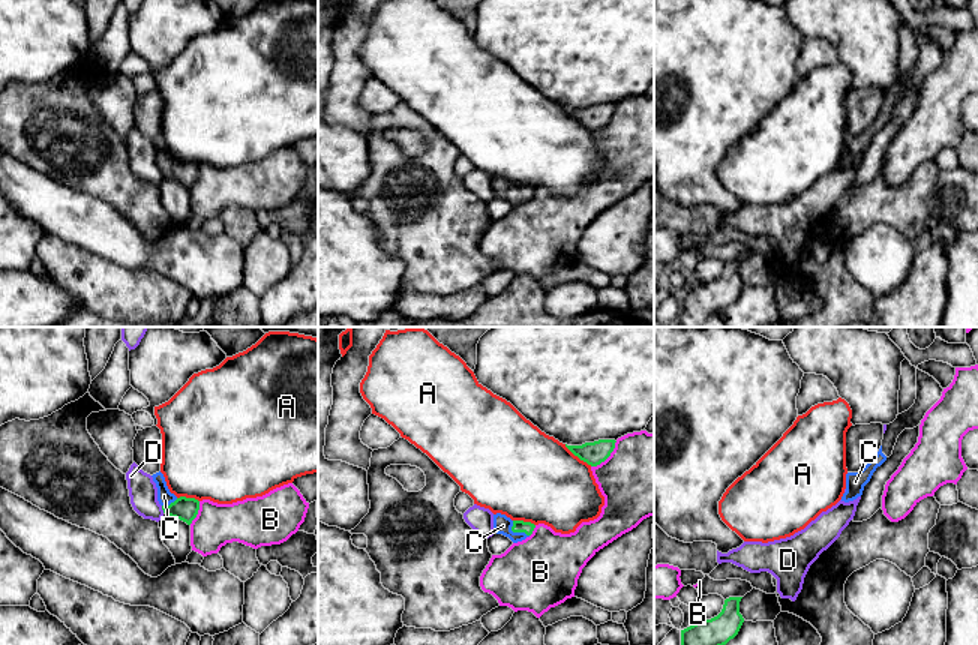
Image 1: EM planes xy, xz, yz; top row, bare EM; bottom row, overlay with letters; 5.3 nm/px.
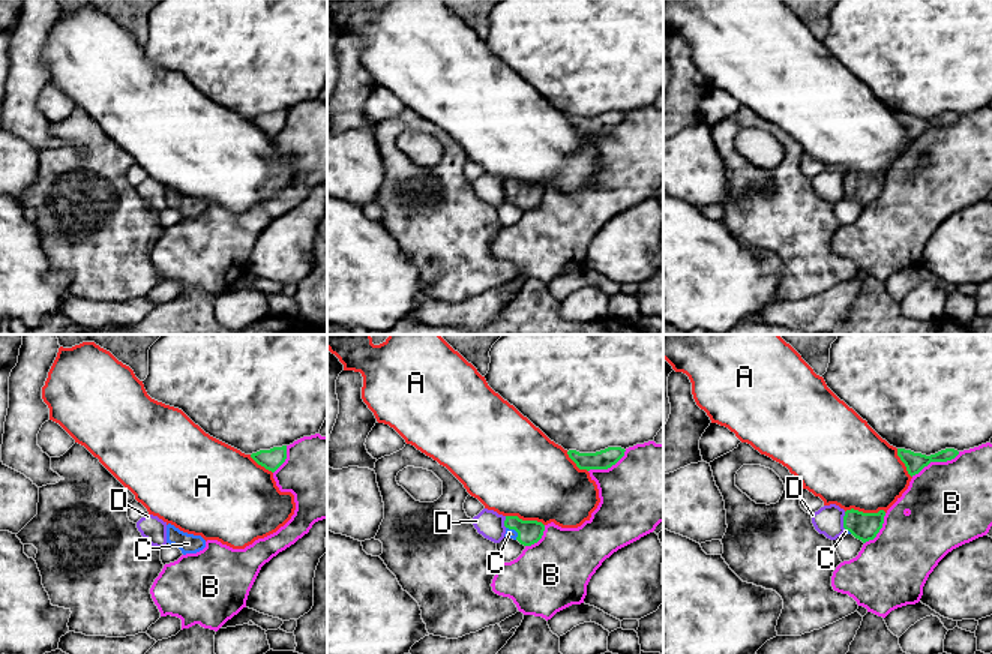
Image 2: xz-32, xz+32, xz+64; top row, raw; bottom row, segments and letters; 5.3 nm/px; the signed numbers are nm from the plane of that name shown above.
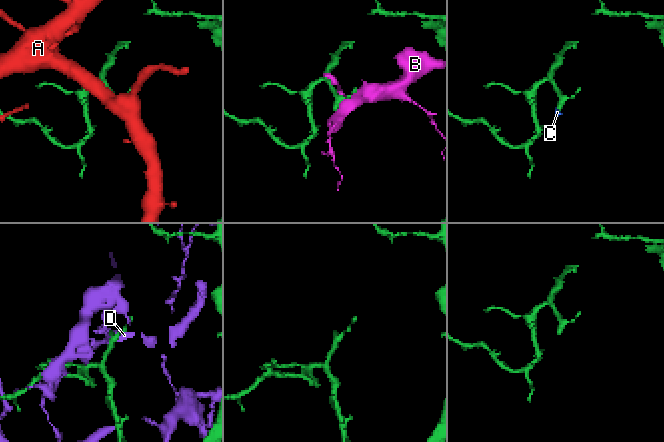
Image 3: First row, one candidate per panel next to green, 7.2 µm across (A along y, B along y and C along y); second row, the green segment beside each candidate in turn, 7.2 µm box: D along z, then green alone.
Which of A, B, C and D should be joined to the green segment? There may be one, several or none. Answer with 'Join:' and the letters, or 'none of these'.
Join: C

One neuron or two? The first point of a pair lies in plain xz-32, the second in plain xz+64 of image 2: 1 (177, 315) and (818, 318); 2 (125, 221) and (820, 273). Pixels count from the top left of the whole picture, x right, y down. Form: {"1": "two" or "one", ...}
{"1": "two", "2": "one"}

